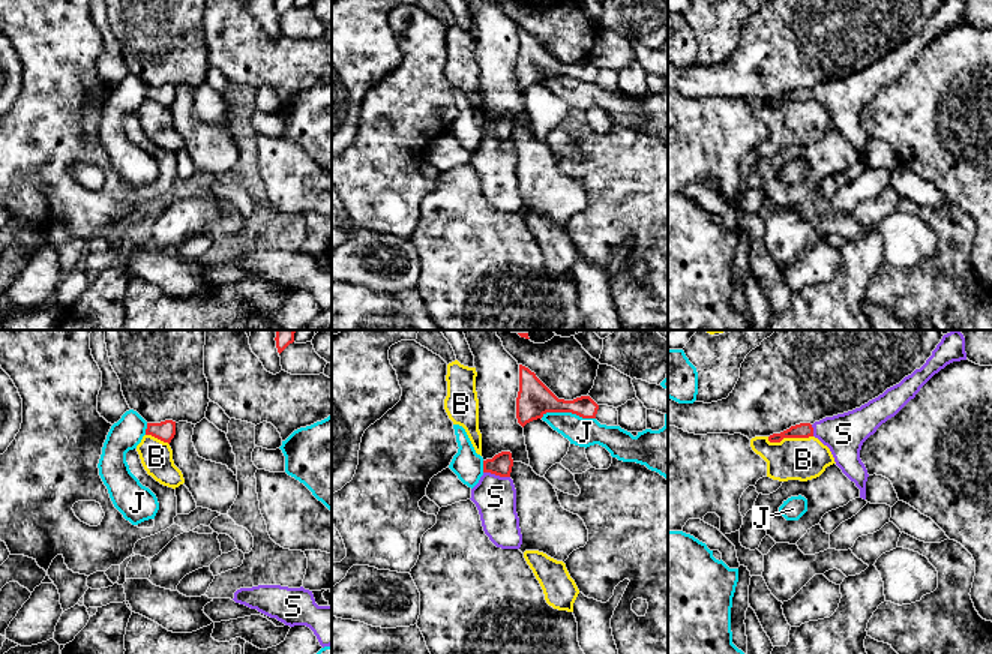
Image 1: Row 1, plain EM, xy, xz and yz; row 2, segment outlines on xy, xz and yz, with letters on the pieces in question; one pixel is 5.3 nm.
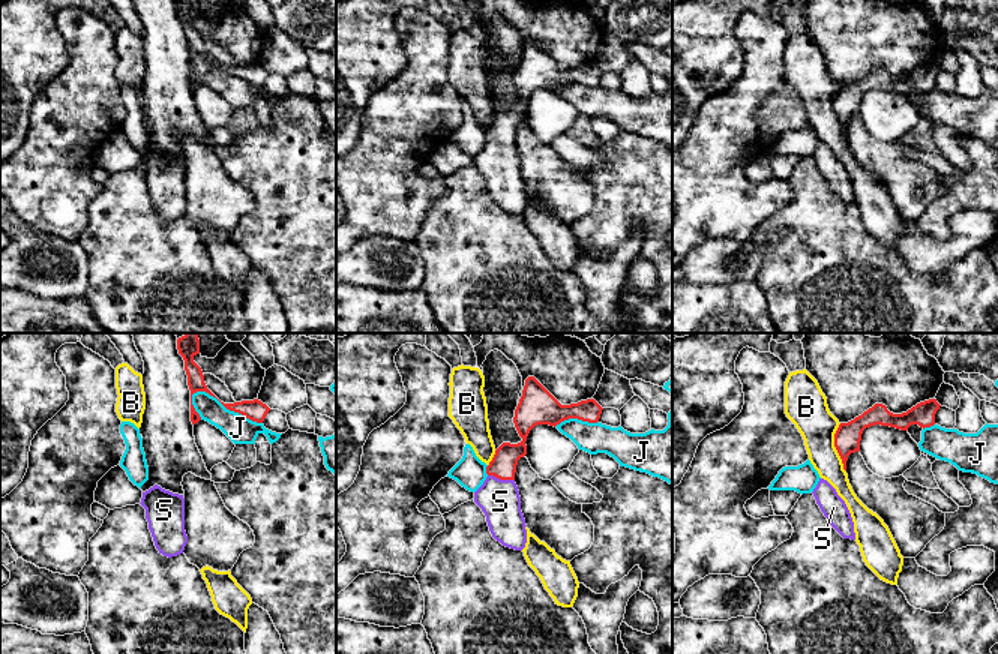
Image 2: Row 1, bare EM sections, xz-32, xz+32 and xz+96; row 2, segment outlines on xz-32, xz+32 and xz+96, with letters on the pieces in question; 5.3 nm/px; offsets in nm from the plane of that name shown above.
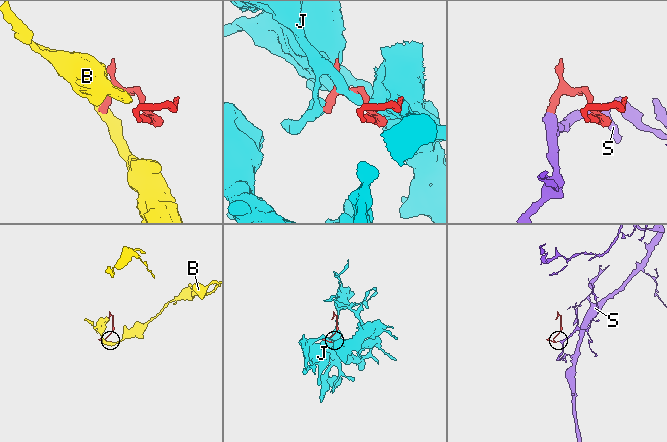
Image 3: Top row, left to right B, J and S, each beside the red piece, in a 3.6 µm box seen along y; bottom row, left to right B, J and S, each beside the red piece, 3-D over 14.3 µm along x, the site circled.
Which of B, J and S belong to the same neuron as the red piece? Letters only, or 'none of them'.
S

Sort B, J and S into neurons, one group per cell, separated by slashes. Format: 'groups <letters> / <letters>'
groups B / J / S

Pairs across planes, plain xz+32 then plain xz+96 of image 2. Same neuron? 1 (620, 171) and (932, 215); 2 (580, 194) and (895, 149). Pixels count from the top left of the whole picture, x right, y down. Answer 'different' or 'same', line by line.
1: same
2: same

